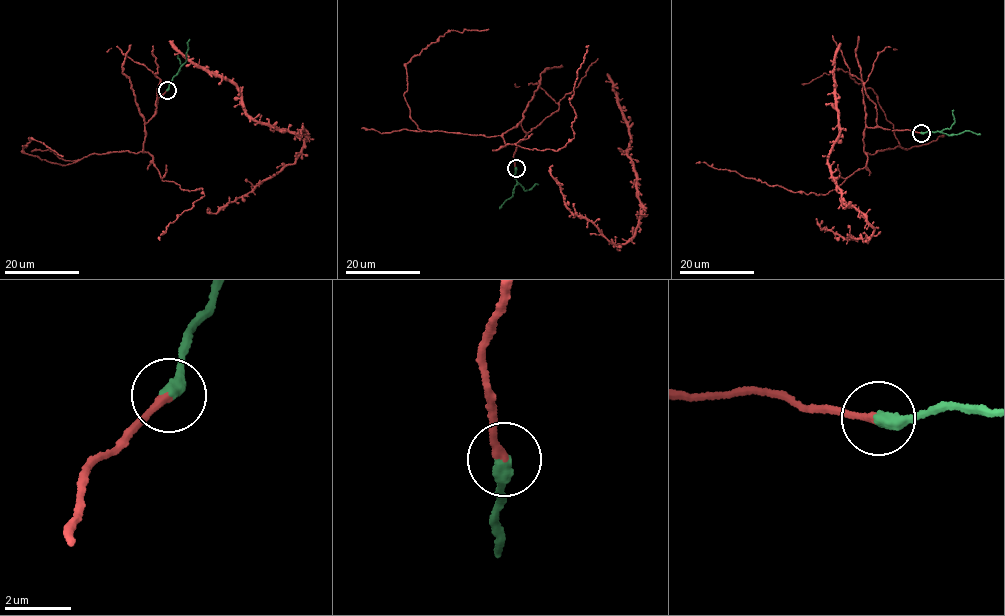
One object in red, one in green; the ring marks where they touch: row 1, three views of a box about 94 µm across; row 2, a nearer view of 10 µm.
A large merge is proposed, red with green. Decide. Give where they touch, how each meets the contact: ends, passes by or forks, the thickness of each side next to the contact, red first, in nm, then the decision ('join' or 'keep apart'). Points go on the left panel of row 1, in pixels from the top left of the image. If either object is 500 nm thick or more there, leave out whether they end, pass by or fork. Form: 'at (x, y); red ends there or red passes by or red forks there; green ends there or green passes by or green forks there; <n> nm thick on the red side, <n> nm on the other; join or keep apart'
at (167, 90); red ends there; green ends there; 240 nm thick on the red side, 440 nm on the other; join

